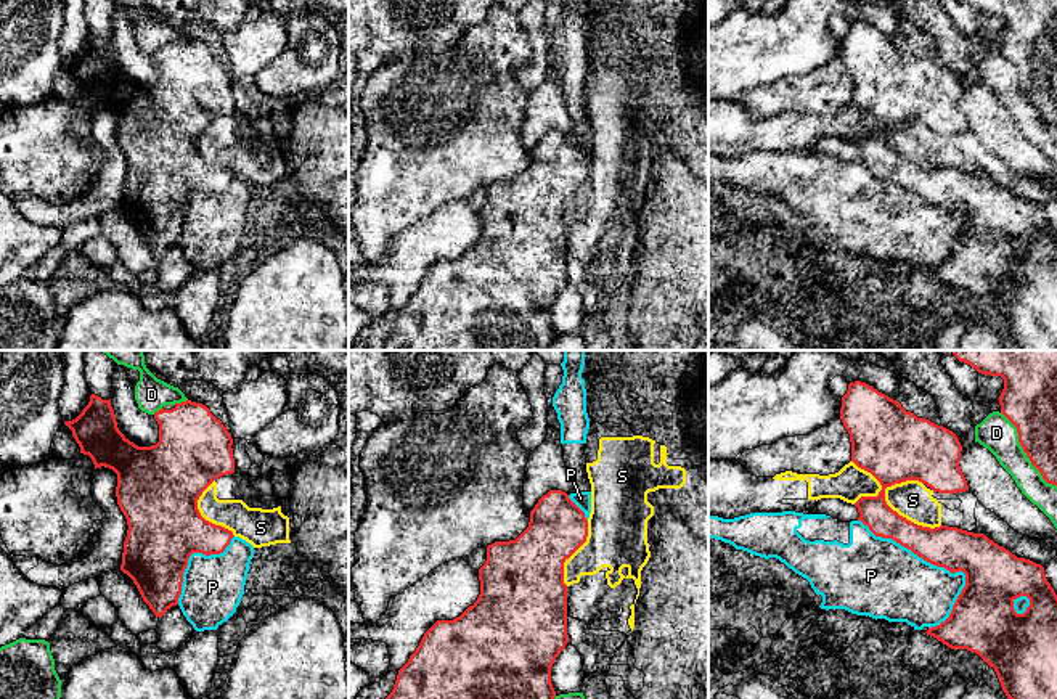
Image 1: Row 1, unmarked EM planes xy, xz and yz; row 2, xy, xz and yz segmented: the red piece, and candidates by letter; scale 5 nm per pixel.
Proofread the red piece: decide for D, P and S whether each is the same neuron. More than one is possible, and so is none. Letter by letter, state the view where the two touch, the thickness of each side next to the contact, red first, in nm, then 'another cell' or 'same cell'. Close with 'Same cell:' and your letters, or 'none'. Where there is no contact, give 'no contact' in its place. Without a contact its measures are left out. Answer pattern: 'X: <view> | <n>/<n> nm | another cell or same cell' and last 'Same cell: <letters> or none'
D: yz | 280/180 nm | another cell
P: yz | 220/380 nm | another cell
S: yz | 280/190 nm | another cell
Same cell: none

